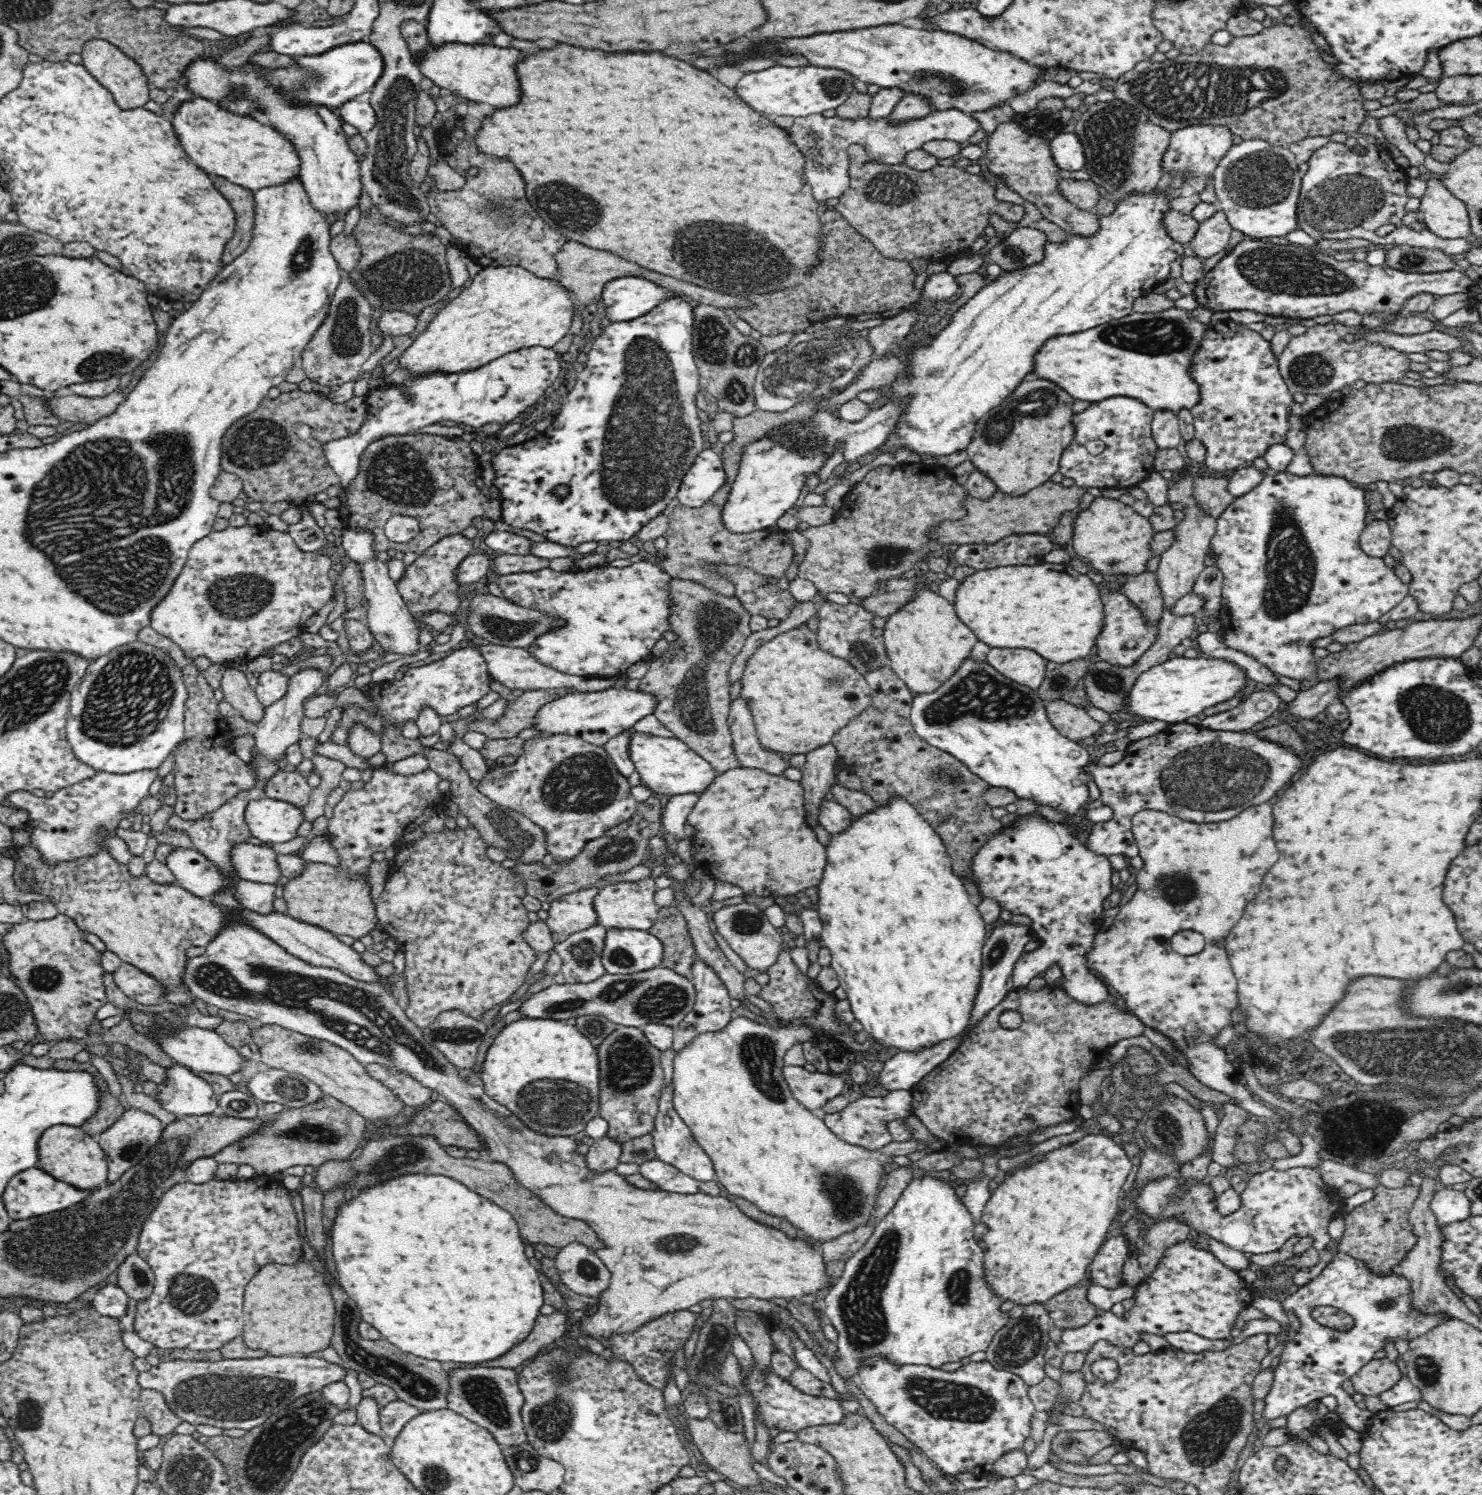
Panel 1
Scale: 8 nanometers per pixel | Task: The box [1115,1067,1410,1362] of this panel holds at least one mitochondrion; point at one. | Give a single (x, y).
(1350, 1128)

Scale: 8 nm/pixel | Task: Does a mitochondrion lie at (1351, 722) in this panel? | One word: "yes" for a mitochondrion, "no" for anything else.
no

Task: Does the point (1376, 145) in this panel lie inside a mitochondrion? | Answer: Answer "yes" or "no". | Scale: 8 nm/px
no

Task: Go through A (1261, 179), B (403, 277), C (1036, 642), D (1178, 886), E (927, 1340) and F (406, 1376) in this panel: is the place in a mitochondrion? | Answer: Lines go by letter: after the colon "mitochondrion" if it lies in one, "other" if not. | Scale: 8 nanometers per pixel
A: mitochondrion
B: mitochondrion
C: other
D: mitochondrion
E: other
F: mitochondrion

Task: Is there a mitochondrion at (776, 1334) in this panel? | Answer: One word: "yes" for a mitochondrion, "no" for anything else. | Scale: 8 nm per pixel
no

